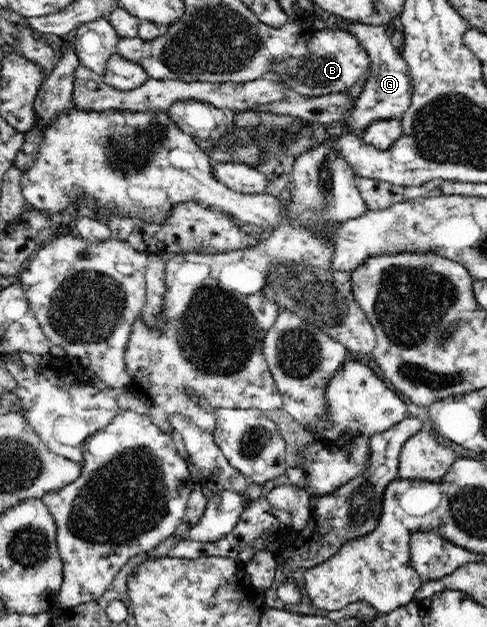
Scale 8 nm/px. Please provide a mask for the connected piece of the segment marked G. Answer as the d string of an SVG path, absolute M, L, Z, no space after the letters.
M343 17L341 19L348 25L347 30L360 40L360 44L368 52L370 60L370 72L362 93L345 117L345 125L349 128L350 134L359 135L376 121L390 119L401 121L403 114L410 108L413 86L406 60L401 57L400 51L392 45L390 37L386 33L386 25L364 25L363 23L353 23Z

